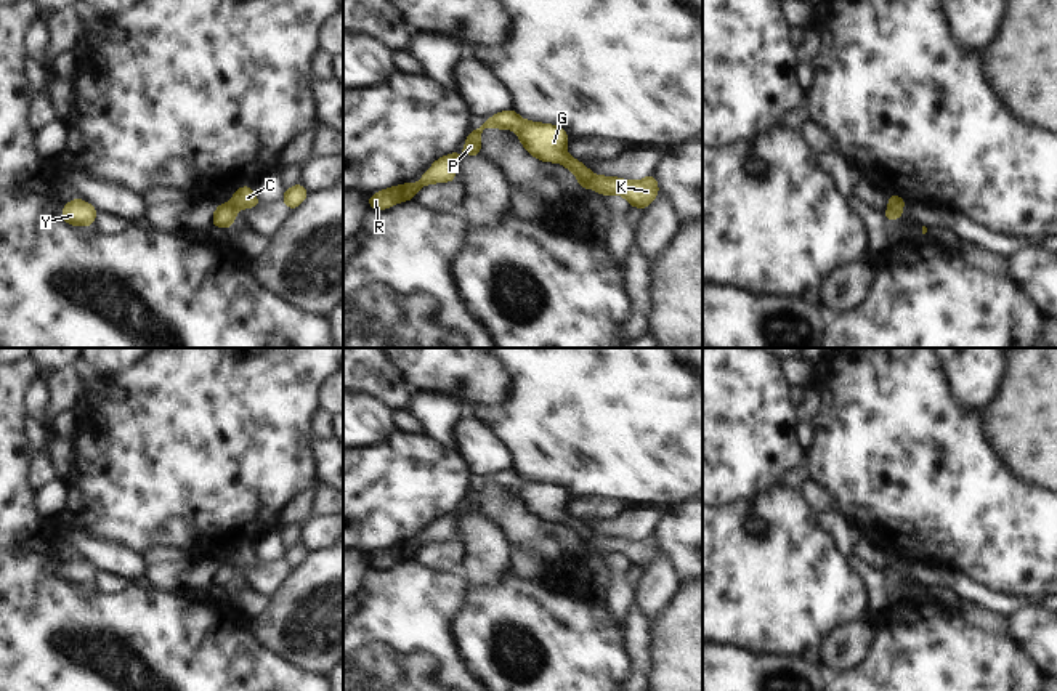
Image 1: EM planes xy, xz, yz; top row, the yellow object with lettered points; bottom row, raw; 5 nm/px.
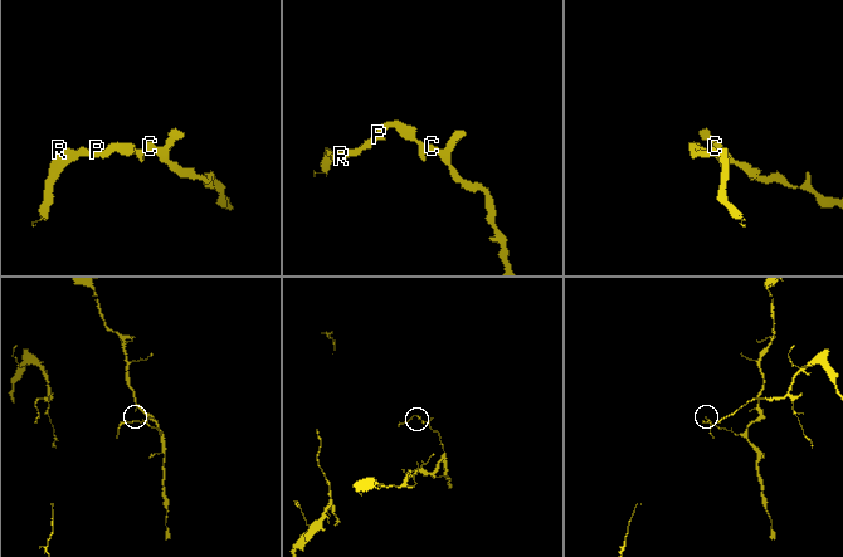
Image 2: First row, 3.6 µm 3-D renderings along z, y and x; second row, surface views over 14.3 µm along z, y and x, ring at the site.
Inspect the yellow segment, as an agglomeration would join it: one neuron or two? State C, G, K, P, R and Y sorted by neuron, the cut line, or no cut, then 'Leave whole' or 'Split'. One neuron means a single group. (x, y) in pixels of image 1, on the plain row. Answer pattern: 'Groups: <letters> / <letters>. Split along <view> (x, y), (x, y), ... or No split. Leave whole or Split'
Groups: C K / G P R Y. Split along xz (592, 533), (587, 545). Split.

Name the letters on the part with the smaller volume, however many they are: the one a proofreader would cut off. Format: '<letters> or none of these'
G, P, R, Y

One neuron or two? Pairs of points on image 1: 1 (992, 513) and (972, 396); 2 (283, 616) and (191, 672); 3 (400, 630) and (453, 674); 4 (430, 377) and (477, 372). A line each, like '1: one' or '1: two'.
1: two
2: two
3: one
4: one

